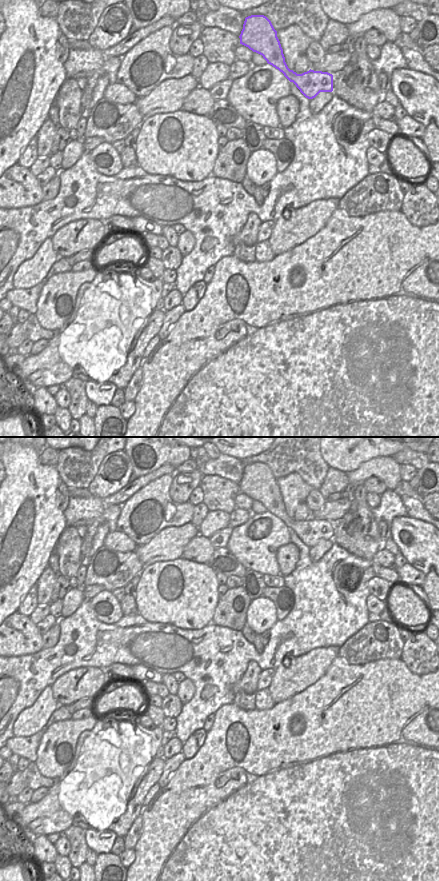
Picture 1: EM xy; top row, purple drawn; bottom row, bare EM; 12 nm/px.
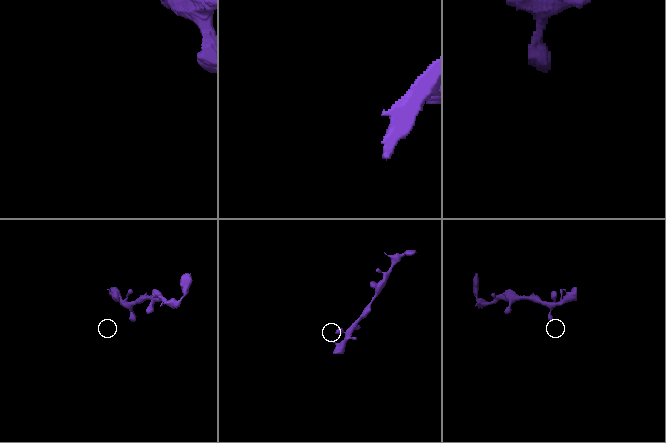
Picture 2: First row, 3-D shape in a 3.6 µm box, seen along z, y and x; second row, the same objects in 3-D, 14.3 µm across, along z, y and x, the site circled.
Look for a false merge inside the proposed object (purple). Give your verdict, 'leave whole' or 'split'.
leave whole

